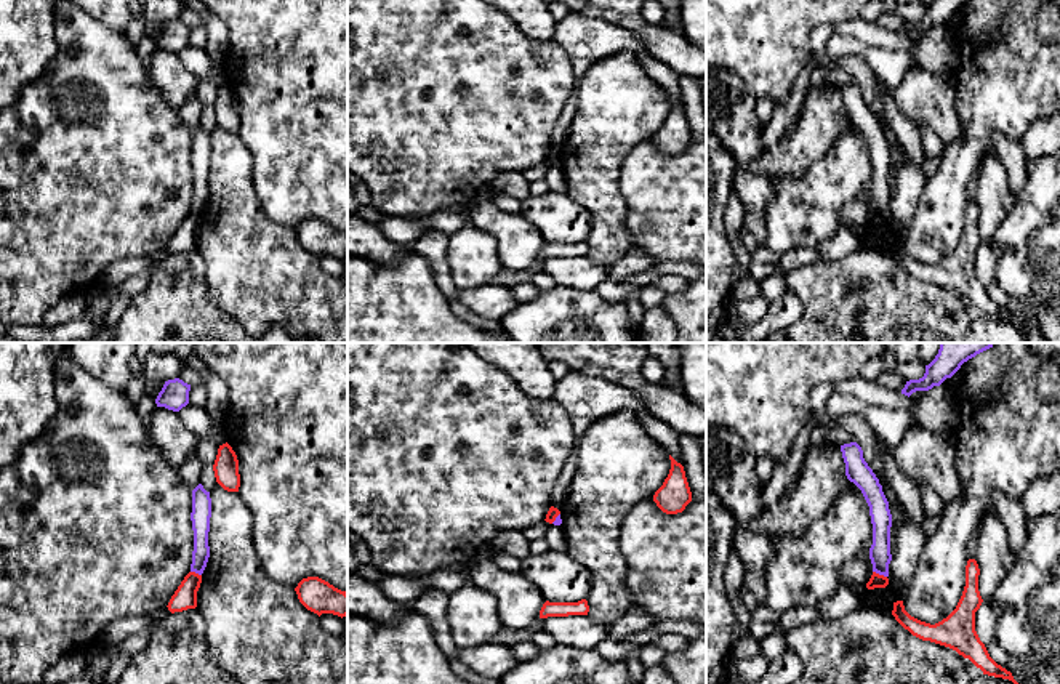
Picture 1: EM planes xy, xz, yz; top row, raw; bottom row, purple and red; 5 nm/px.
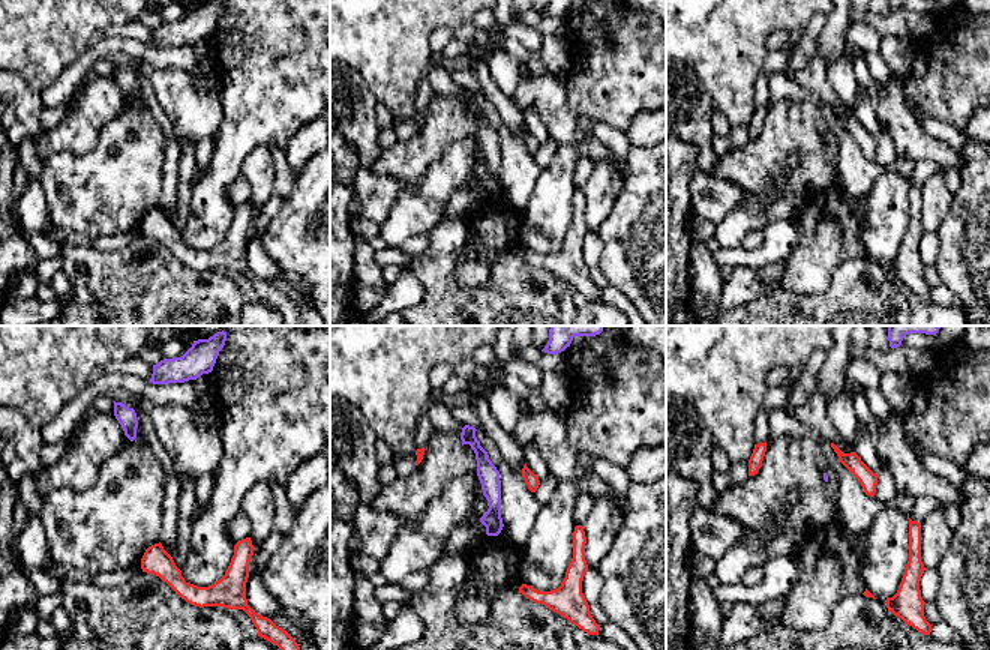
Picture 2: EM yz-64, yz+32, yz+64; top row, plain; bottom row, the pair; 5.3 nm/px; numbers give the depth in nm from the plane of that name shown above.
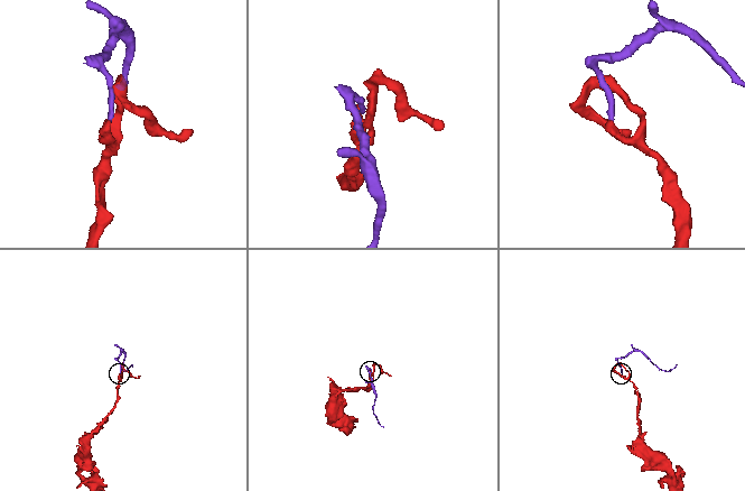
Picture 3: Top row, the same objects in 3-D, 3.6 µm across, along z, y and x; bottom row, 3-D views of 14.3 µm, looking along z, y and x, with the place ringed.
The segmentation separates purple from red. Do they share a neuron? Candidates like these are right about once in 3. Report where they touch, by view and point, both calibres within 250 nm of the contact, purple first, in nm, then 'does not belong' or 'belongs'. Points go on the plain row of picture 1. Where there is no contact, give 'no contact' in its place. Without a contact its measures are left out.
yz (879, 215) | 110/70 nm | does not belong

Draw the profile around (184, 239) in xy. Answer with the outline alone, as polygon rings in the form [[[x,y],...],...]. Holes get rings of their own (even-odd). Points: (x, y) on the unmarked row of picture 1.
[[[189,213],[168,243],[171,255],[197,248],[197,232],[202,224],[202,216]]]

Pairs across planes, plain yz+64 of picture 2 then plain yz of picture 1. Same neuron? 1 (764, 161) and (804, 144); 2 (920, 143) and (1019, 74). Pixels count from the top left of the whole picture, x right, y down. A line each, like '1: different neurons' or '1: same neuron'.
1: same neuron
2: different neurons

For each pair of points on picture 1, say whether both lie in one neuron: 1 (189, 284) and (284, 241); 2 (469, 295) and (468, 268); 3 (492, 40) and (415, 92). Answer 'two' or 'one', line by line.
1: two
2: two
3: one

